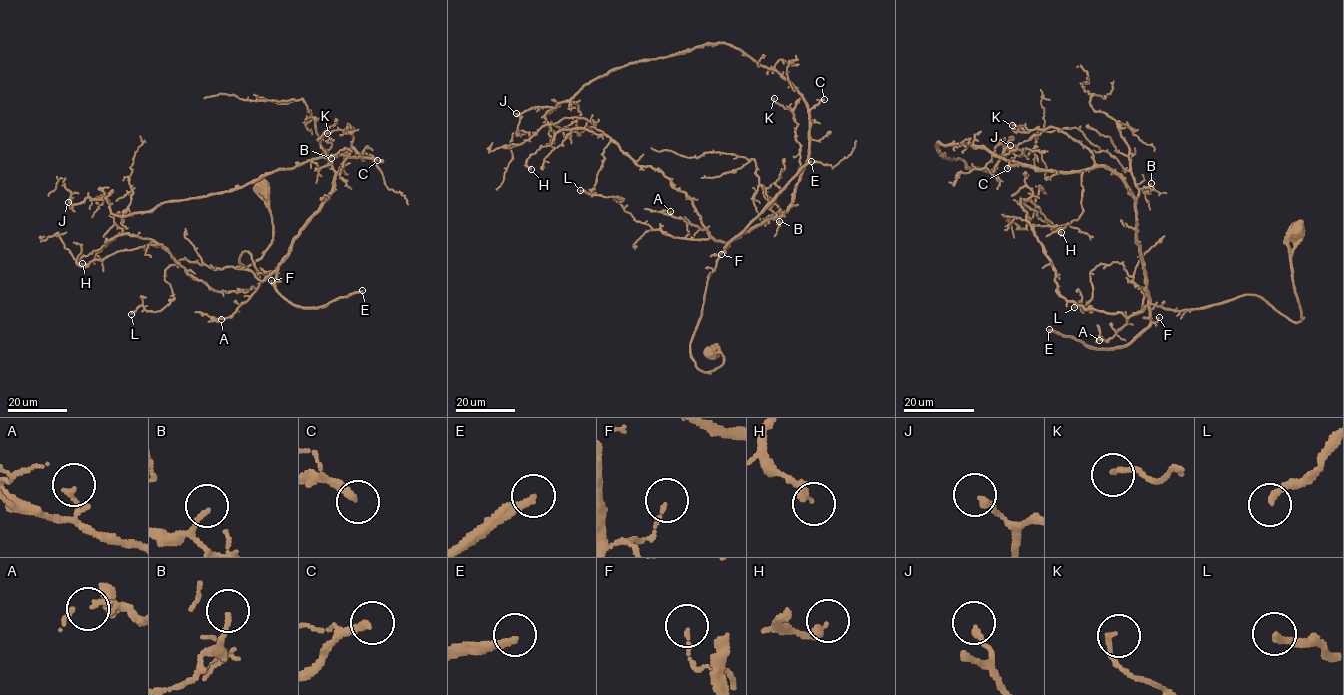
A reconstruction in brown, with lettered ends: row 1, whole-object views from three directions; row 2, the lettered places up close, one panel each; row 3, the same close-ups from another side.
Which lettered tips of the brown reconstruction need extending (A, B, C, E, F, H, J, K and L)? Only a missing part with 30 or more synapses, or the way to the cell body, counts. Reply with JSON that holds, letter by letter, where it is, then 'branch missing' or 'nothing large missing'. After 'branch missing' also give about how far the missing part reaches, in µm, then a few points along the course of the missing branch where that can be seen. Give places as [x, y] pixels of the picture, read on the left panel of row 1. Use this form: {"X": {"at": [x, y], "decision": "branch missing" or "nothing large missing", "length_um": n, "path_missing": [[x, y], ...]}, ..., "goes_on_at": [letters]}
{"A": {"at": [221, 319], "decision": "nothing large missing"}, "B": {"at": [331, 158], "decision": "nothing large missing"}, "C": {"at": [377, 160], "decision": "branch missing", "length_um": 70, "path_missing": [[377, 160], [384, 169], [389, 193], [406, 203], [416, 194], [439, 195]]}, "E": {"at": [362, 290], "decision": "branch missing", "length_um": 250}, "F": {"at": [271, 280], "decision": "nothing large missing"}, "H": {"at": [82, 263], "decision": "nothing large missing"}, "J": {"at": [68, 202], "decision": "nothing large missing"}, "K": {"at": [327, 133], "decision": "nothing large missing"}, "L": {"at": [131, 314], "decision": "nothing large missing"}, "goes_on_at": ["C", "E"]}

